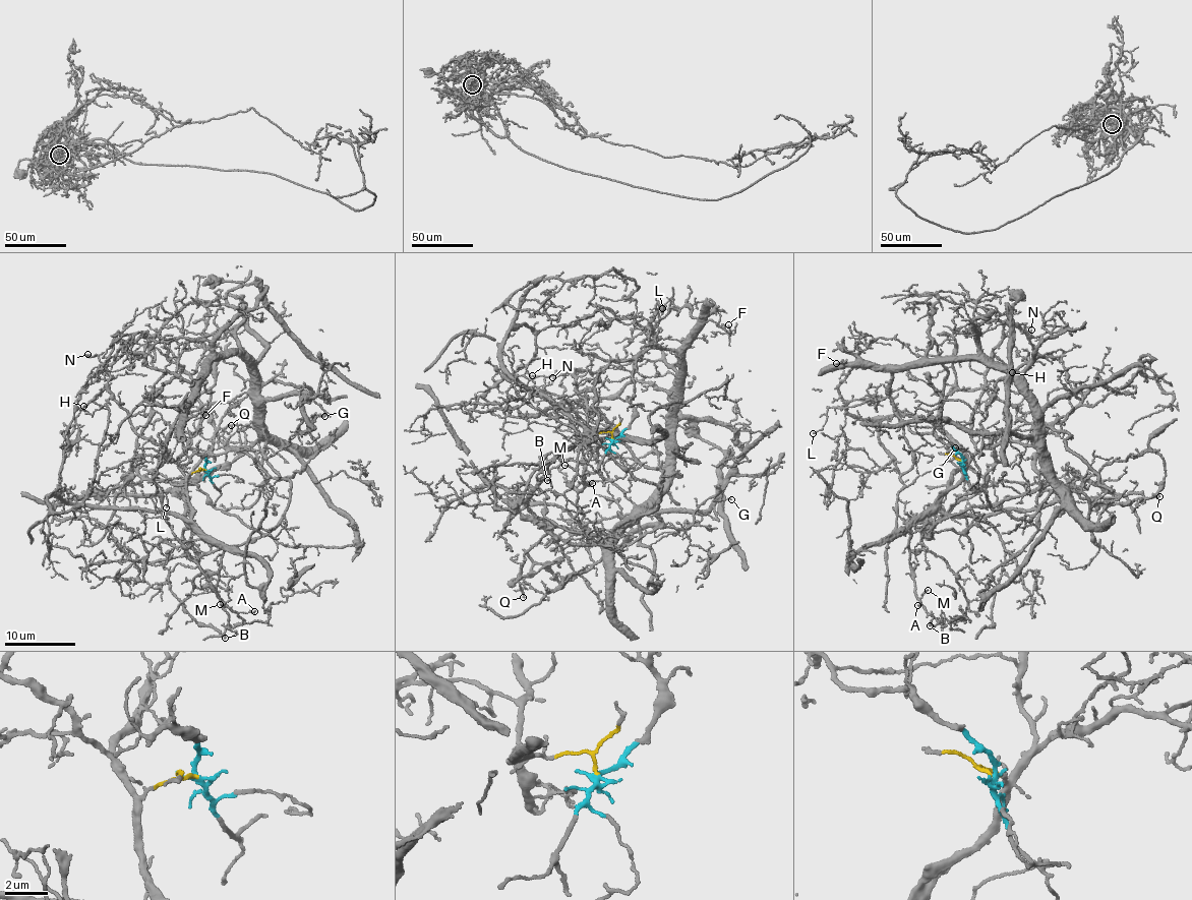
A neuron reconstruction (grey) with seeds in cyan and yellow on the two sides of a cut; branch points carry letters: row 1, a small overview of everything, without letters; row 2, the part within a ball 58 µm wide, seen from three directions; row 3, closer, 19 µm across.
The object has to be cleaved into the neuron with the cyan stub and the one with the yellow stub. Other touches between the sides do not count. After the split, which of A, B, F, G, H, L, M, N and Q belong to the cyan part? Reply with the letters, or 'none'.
F, L

